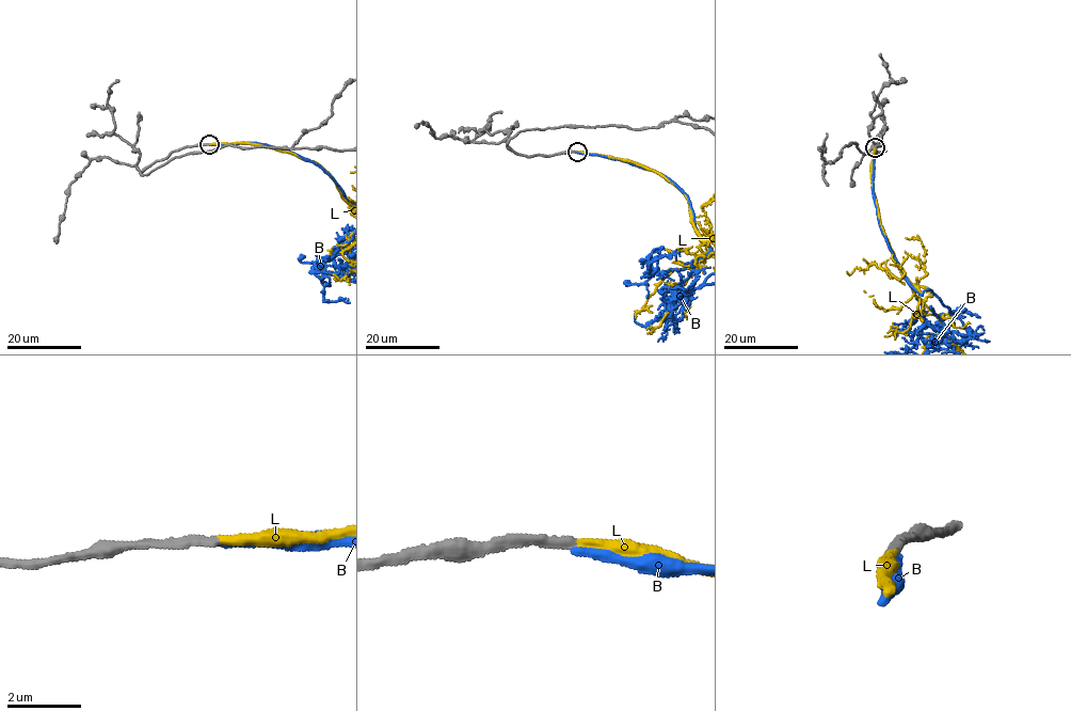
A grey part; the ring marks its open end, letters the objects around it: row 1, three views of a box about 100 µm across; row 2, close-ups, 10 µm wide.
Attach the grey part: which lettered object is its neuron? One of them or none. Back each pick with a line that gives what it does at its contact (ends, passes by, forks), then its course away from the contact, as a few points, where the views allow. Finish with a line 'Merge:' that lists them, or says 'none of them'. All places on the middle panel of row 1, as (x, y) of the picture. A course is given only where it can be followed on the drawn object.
L: It ends there
Merge: L

